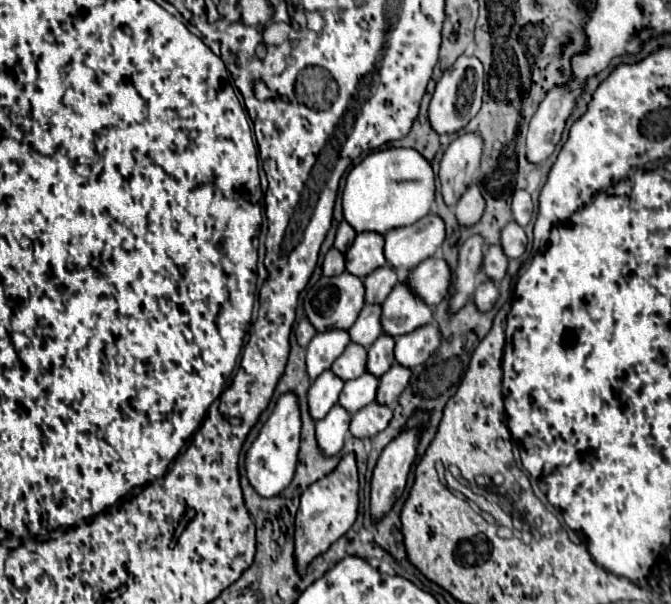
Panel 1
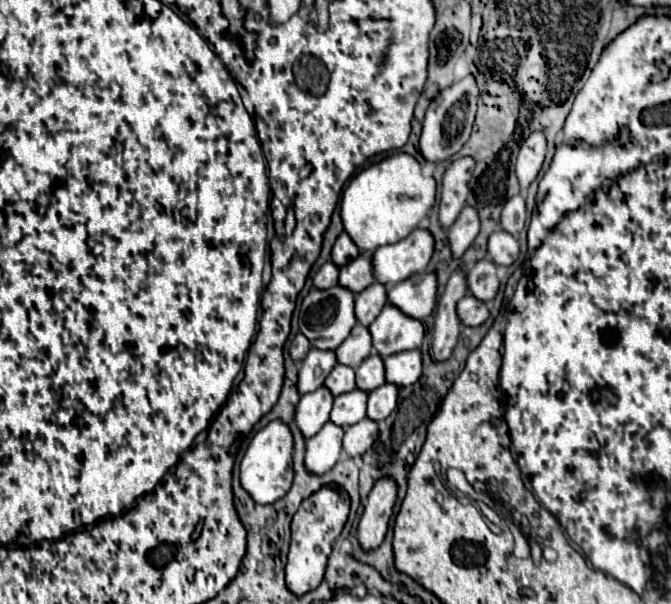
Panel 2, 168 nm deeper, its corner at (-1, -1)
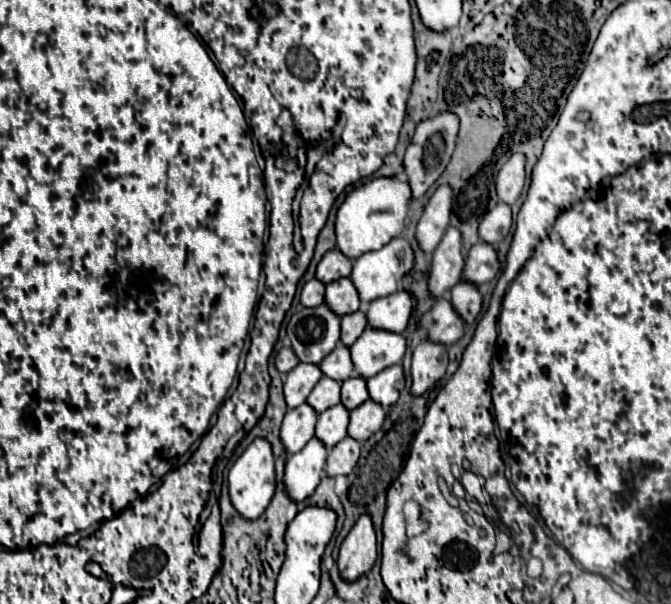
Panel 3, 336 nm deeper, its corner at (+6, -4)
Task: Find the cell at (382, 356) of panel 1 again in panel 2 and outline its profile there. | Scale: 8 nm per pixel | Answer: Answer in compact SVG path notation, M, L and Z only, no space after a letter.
M372 353L356 369L356 387L362 389L362 391L372 391L372 389L380 387L382 383L386 383L384 359L378 353Z

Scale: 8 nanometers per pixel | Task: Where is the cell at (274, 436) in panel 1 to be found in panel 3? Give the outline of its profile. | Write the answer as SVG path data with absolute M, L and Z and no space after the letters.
M255 438L249 448L239 456L239 460L229 470L229 498L233 508L245 520L257 520L265 508L269 506L275 492L275 468L273 468L273 452L265 438Z

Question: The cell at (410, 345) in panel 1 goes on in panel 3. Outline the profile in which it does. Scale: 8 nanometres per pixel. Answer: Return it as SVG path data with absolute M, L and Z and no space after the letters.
M389 366L387 370L383 370L383 374L377 374L375 378L371 378L371 382L367 382L369 398L381 404L383 408L389 408L393 402L397 402L403 386L405 376L401 366Z

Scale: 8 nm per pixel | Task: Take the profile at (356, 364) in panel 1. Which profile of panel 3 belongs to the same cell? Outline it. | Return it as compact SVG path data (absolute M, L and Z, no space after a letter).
M323 376L323 378L317 382L317 386L311 390L311 394L309 394L309 398L307 398L307 404L309 404L317 414L321 414L321 412L325 412L327 408L331 408L331 406L335 406L335 404L341 402L339 390L341 390L341 384L339 384L339 382L331 382L331 378Z

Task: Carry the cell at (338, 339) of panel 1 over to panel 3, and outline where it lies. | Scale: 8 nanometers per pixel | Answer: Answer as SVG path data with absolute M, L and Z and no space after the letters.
M297 364L289 374L287 374L287 380L283 384L283 394L285 394L285 402L287 402L287 408L297 408L301 406L309 392L315 388L315 384L319 382L321 378L321 370L319 366L315 364Z

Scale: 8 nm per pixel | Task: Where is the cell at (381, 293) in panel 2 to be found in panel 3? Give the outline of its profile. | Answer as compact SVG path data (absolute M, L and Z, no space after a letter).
M363 312L343 316L341 318L341 344L349 348L363 334L365 326L367 326L367 320Z

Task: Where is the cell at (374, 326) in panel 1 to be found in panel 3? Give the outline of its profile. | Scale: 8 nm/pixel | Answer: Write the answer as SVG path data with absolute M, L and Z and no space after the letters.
M335 346L335 350L323 358L323 362L319 364L321 372L337 382L343 382L351 376L355 376L355 370L351 366L351 356L349 356L349 348L345 346Z

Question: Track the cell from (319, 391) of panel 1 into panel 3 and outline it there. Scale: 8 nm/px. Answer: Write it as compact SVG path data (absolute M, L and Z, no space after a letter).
M307 404L287 410L281 424L281 442L287 454L299 452L315 436L315 422L317 414Z

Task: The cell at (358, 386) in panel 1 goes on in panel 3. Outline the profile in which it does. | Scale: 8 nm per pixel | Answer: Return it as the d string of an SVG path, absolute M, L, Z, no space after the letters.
M343 404L325 410L323 414L319 414L315 426L315 438L319 438L323 446L331 450L337 442L341 442L347 436L347 418L349 418L349 410L343 410Z

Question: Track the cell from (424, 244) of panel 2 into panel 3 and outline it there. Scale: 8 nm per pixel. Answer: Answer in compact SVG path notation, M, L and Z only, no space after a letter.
M393 238L383 248L359 256L353 266L355 268L351 270L349 278L351 278L351 282L353 282L353 286L359 294L359 300L361 302L371 302L375 298L383 298L383 296L389 296L389 294L397 292L399 280L413 268L413 250L411 250L409 242L405 238Z

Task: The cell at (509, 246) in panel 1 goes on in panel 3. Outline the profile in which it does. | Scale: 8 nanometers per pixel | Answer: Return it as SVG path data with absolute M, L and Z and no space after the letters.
M477 242L469 250L469 258L465 260L461 280L479 286L493 280L497 272L499 272L499 260L497 260L495 248L487 246L485 242Z

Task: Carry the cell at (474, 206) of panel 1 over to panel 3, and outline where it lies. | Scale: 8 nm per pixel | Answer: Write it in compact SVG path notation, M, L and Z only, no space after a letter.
M449 228L431 258L429 284L427 284L429 296L433 300L441 298L445 290L453 288L461 280L461 270L463 270L461 234L455 228Z

